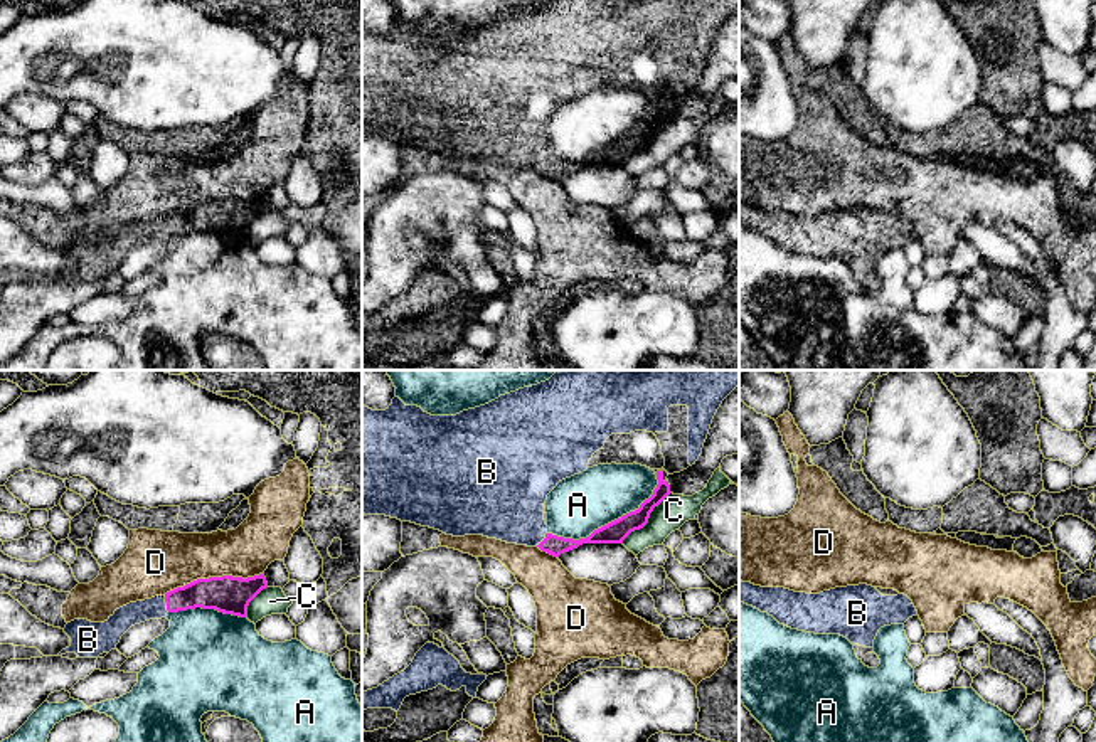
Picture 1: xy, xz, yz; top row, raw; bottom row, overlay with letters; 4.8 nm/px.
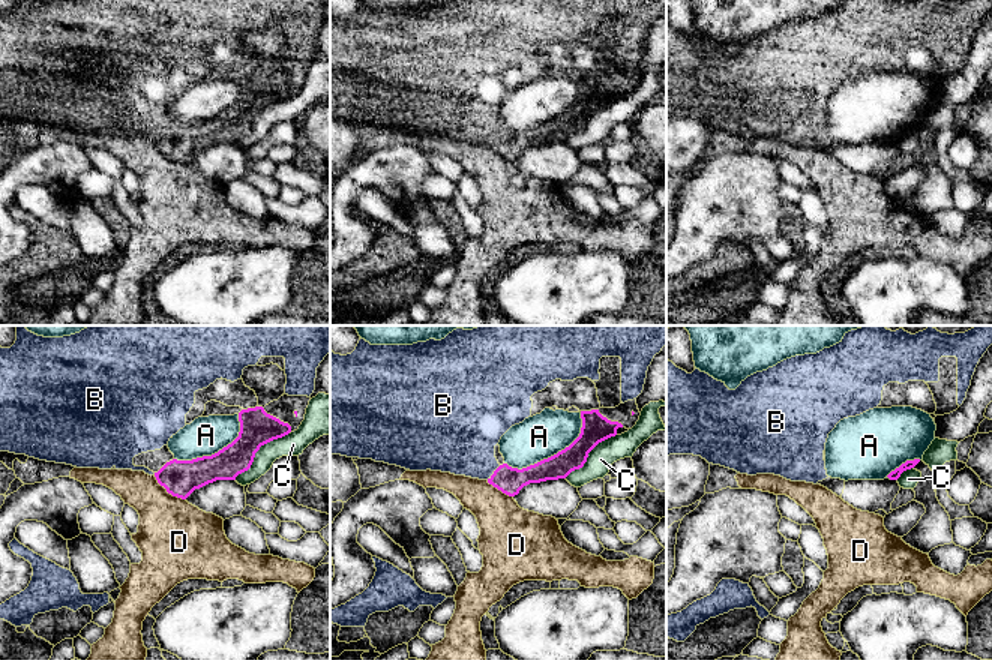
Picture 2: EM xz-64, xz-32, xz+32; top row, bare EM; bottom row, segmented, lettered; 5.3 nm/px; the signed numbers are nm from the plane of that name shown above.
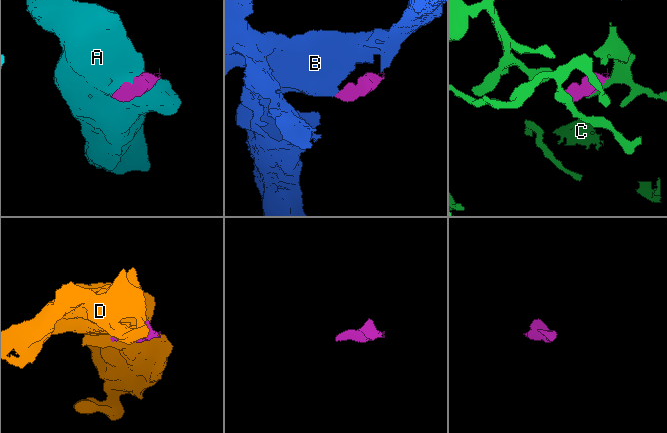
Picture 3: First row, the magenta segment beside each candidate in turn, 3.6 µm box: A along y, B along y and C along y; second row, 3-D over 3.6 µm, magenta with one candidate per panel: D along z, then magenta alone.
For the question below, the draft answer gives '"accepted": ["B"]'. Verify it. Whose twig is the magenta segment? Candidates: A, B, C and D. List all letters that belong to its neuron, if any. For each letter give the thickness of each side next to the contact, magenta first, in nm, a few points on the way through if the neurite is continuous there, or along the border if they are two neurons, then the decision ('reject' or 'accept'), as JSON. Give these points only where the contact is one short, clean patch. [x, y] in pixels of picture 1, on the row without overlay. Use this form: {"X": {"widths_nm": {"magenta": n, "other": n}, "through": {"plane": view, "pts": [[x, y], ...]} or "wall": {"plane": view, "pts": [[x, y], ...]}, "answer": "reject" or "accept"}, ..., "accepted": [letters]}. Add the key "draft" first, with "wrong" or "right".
{"draft": "right", "A": {"widths_nm": {"magenta": 110, "other": 280}, "answer": "reject"}, "B": {"widths_nm": {"magenta": 160, "other": 110}, "answer": "accept"}, "C": {"widths_nm": {"magenta": 110, "other": 150}, "wall": {"plane": "xz", "pts": [[670, 116], [654, 132], [649, 143], [622, 165]]}, "answer": "reject"}, "D": {"widths_nm": {"magenta": 180, "other": 280}, "answer": "reject"}, "accepted": ["B"]}

